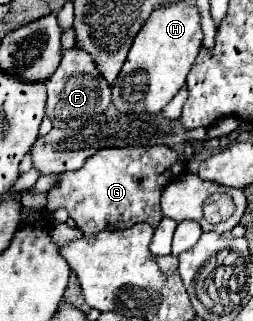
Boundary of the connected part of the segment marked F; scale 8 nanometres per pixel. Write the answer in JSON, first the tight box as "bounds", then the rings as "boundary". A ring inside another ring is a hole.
{"bounds":[46,47,110,129],"boundary":[[[72,47],[62,53],[62,61],[54,71],[54,75],[48,77],[46,87],[48,87],[46,115],[52,119],[54,127],[60,127],[60,129],[76,129],[84,125],[92,115],[102,113],[110,105],[108,81],[100,77],[100,71],[96,69],[94,61],[80,47]]]}

